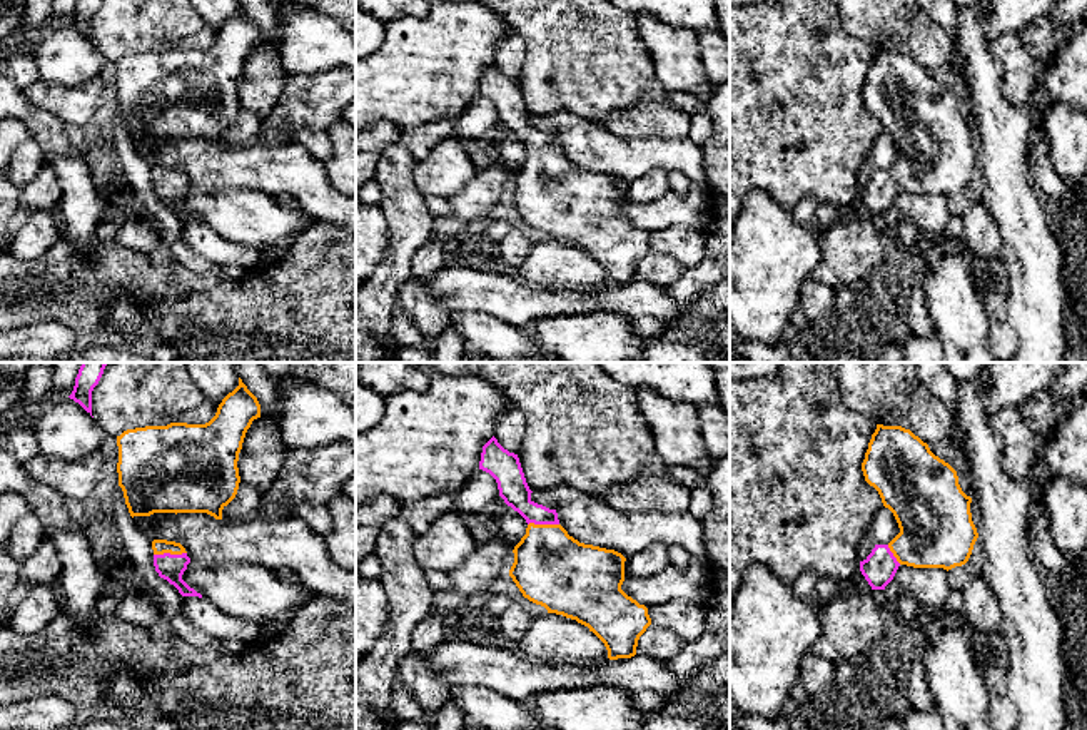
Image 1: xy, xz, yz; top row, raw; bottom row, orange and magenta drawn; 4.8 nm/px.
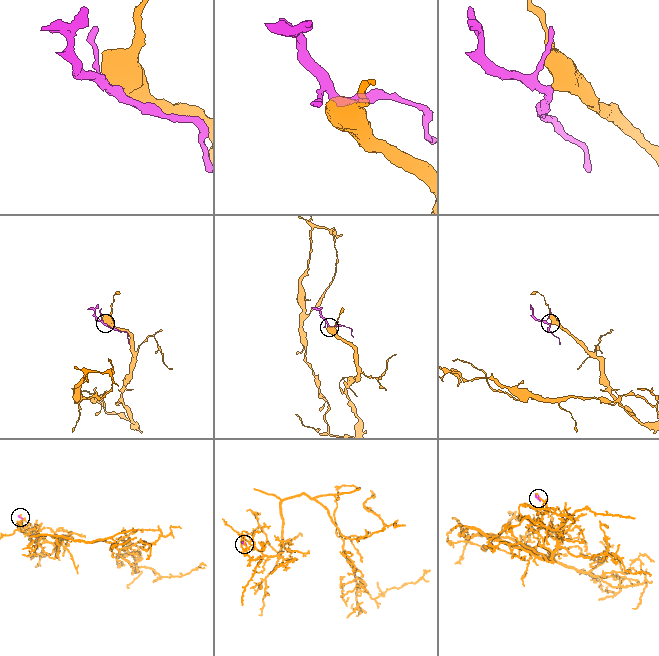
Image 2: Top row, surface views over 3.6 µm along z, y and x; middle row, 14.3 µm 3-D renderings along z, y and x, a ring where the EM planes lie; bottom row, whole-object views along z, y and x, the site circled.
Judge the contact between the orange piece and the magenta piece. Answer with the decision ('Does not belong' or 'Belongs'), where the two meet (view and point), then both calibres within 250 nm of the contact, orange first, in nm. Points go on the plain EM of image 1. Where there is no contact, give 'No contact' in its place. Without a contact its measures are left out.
Belongs. Touches orange at xy (169, 177). Thickness 70 nm (orange) against 130 nm

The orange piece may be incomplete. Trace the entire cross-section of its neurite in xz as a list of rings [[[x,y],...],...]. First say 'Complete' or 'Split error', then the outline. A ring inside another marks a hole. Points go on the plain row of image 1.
Split error. [[[494,62],[483,72],[479,95],[496,105],[499,122],[528,149],[526,160],[513,175],[514,189],[509,195],[523,222],[544,232],[548,239],[563,241],[588,252],[604,269],[609,286],[635,282],[638,266],[651,251],[651,244],[645,231],[621,215],[626,184],[614,175],[584,170],[569,162],[559,150],[556,135],[531,125],[533,117],[518,80],[504,75]]]

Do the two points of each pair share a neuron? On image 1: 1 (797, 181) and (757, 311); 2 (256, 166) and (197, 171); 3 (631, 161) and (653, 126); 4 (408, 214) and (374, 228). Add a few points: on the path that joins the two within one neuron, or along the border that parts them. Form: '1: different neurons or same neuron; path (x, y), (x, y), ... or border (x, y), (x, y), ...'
1: different neurons; border (755, 187), (770, 191), (788, 209)
2: same neuron; path (241, 167), (212, 167)
3: different neurons; border (687, 136), (640, 137)
4: different neurons; border (378, 206), (389, 229), (389, 243), (379, 261)

